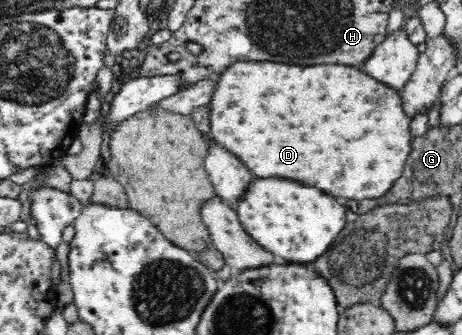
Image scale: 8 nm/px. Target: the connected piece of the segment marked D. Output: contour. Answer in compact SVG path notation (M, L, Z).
M233 62L216 76L218 82L215 82L214 92L210 98L210 134L214 142L224 148L226 152L234 154L244 162L244 166L258 178L288 178L288 180L298 180L304 186L314 186L324 190L326 194L332 196L344 196L346 199L364 200L378 199L393 184L394 181L402 174L405 160L409 153L410 134L408 134L409 118L403 111L400 93L380 86L374 78L368 78L369 74L364 74L358 68L352 66L340 66L340 64L322 64L322 66L284 66L278 62Z

